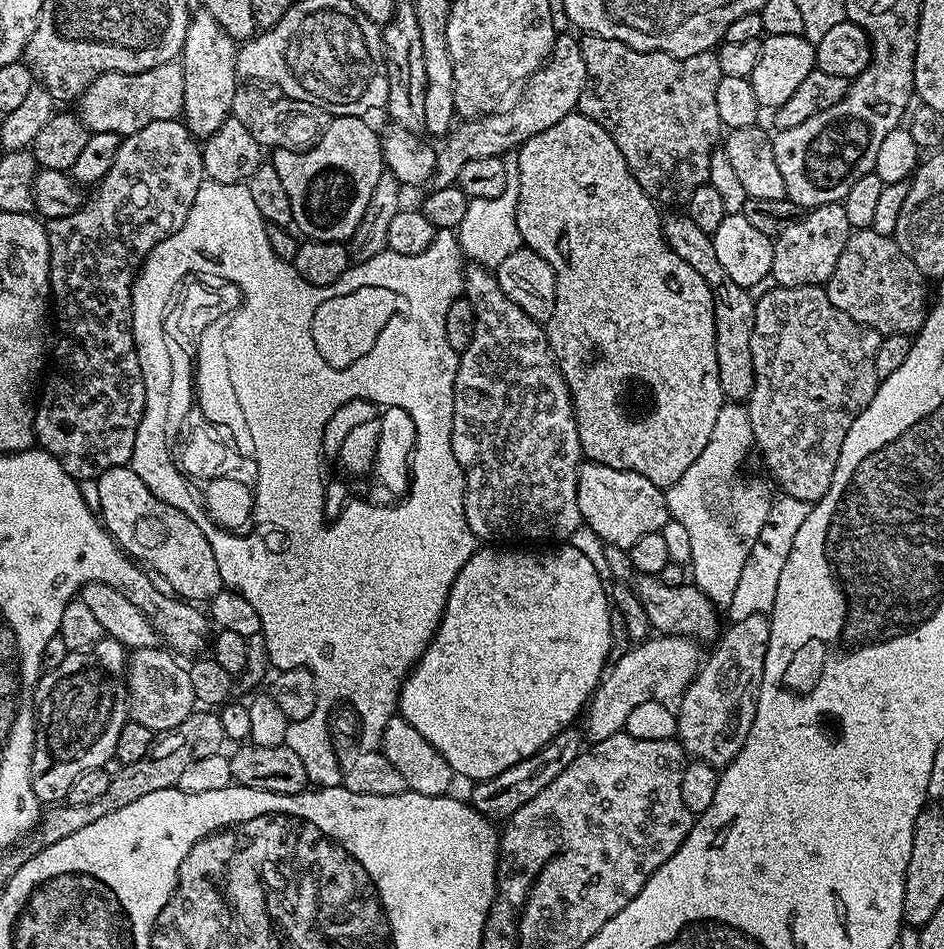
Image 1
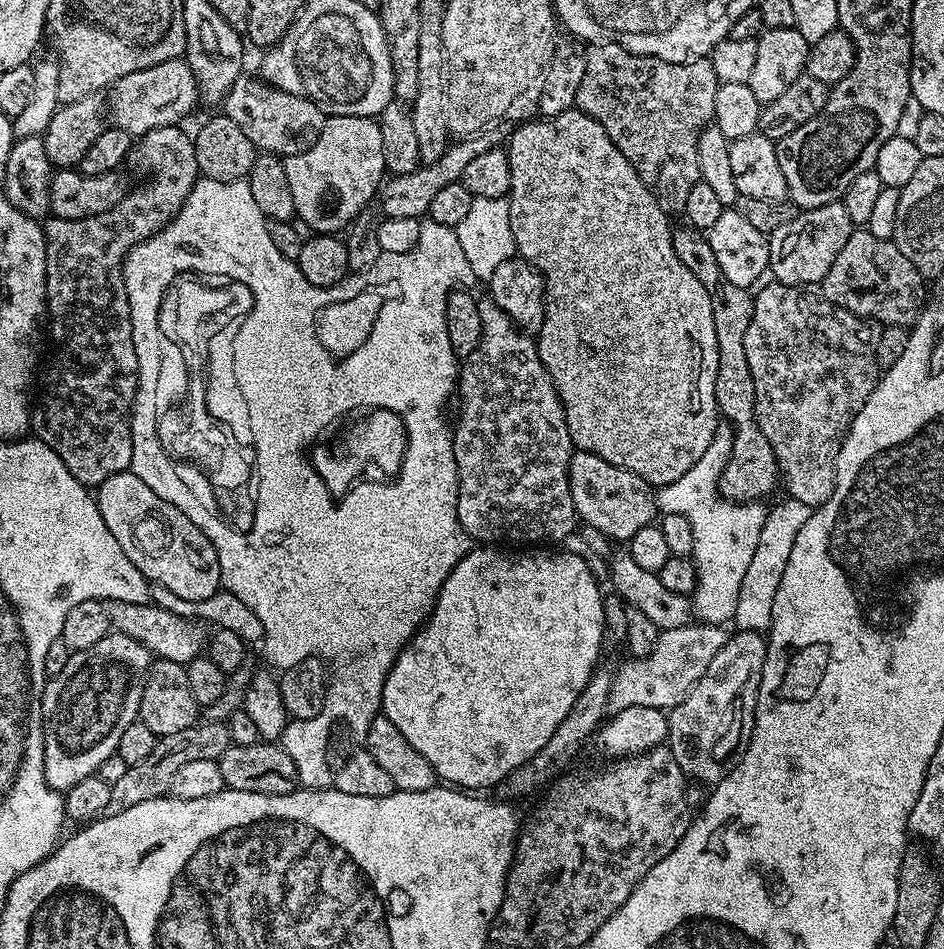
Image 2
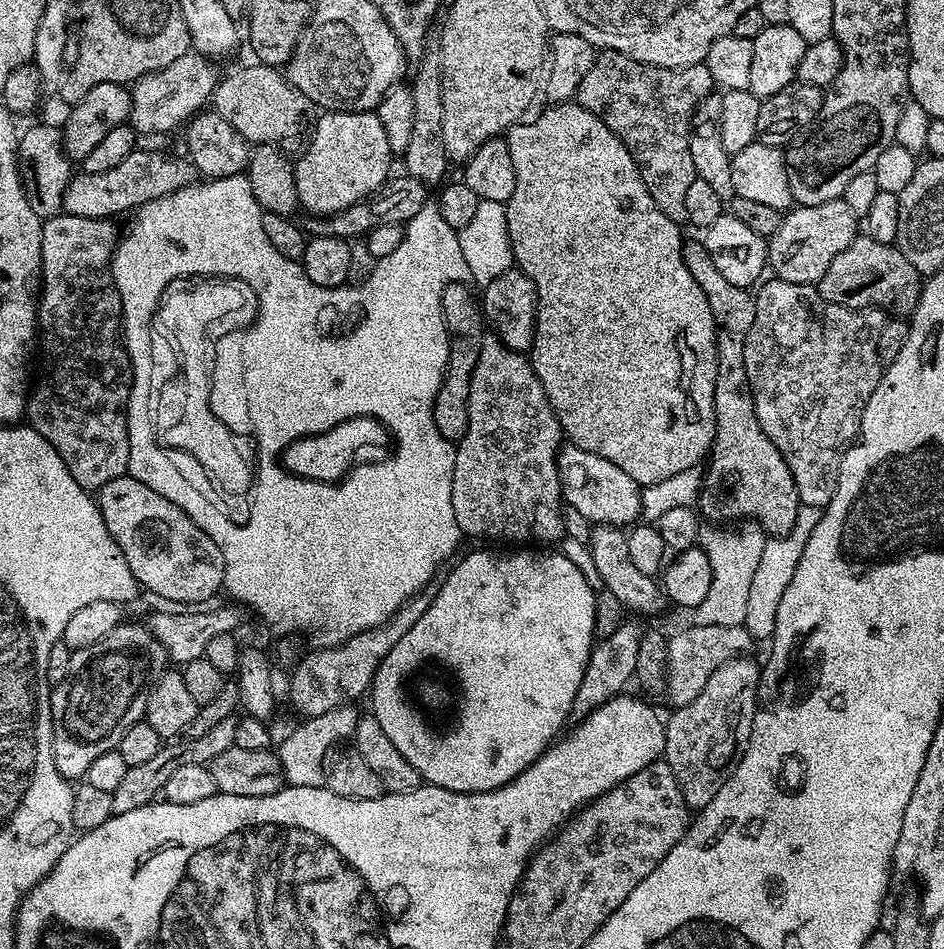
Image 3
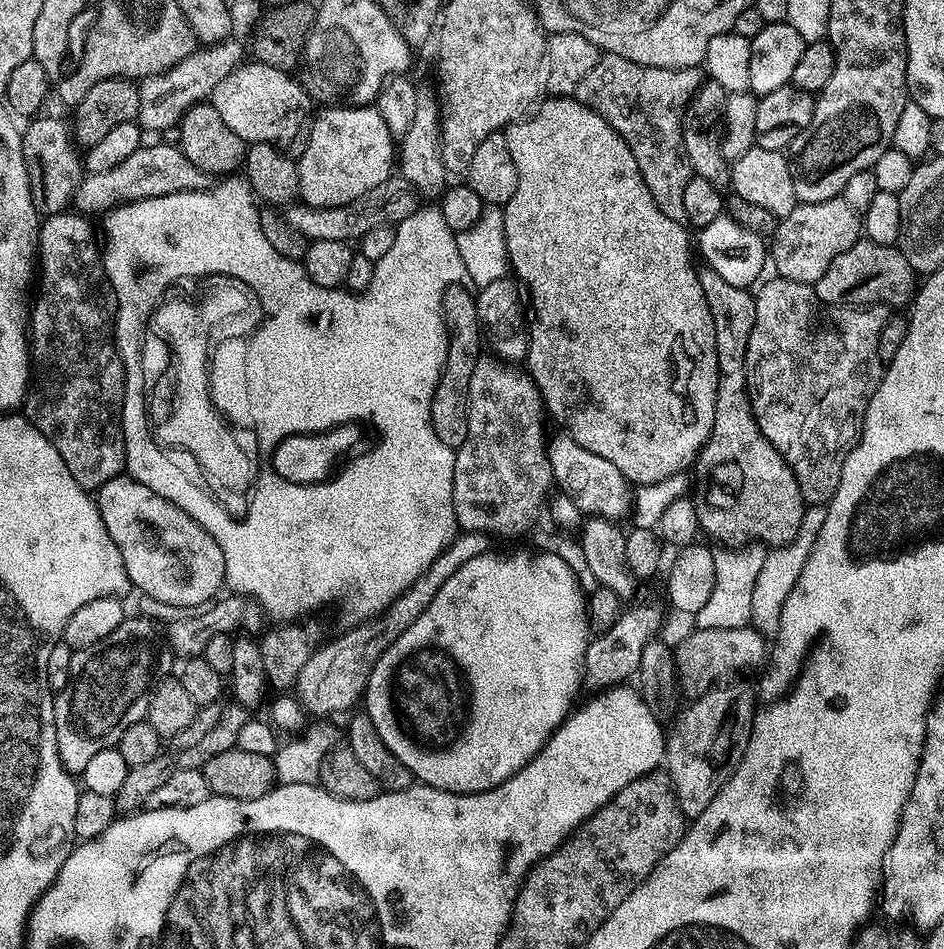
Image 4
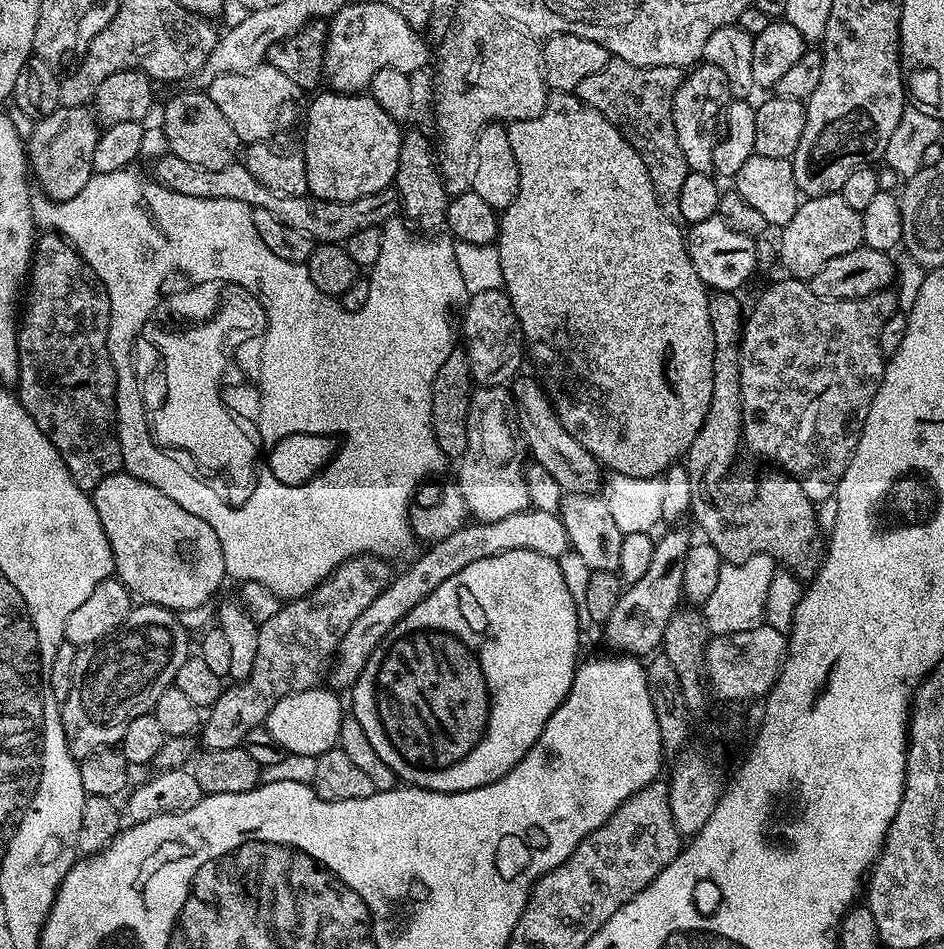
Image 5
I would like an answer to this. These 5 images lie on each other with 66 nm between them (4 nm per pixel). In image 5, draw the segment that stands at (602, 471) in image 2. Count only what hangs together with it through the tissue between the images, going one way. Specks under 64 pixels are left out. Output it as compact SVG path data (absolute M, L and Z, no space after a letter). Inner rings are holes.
M523 376L511 381L510 391L514 401L514 416L518 421L519 435L527 447L528 444L532 447L531 459L545 468L546 473L558 482L564 494L569 492L599 493L602 488L601 464L587 452L582 442L566 434L562 422L552 409L552 401L548 399L543 387L537 381L535 384L530 377Z

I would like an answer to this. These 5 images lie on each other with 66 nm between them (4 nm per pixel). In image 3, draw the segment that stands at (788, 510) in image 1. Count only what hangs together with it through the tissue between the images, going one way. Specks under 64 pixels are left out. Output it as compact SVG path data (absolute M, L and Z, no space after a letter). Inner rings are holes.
M802 506L789 535L771 537L765 541L762 557L759 558L758 567L754 570L753 581L750 582L749 605L746 608L746 618L743 623L753 639L757 641L771 639L774 621L777 618L778 603L781 602L786 586L793 578L802 550L805 548L805 542L808 541L813 526L819 520L819 513L817 508Z

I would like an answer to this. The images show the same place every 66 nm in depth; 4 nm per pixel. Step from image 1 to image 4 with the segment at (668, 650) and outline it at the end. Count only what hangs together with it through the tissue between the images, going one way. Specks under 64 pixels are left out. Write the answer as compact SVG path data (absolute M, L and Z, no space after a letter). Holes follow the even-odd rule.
M752 626L734 630L702 628L693 633L686 644L684 656L682 652L682 688L685 693L703 694L717 682L727 681L724 680L727 676L748 672L751 668L758 667L760 663L763 665L770 652L769 645L767 643L764 645L766 636Z

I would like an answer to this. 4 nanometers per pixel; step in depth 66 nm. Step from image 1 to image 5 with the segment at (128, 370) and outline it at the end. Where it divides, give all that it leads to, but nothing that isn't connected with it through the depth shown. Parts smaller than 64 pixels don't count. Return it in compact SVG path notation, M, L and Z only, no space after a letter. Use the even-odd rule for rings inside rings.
M44 234L34 245L26 300L27 296L28 313L25 316L23 313L16 333L20 351L20 404L26 414L38 422L38 430L51 436L52 444L58 454L62 454L62 462L66 462L66 470L70 470L70 478L74 478L76 485L85 490L94 489L102 478L121 471L124 462L120 439L116 436L116 371L108 353L108 291L79 251L63 236Z

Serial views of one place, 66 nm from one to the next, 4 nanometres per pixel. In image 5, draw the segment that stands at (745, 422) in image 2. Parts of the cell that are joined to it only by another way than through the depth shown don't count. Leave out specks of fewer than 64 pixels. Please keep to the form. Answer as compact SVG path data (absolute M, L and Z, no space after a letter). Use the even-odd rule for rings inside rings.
M716 292L708 297L708 309L710 310L710 326L714 330L714 394L710 398L710 410L706 410L706 418L702 422L702 430L698 430L698 434L694 438L694 442L690 442L686 453L686 467L688 469L690 480L690 516L691 519L696 519L698 527L704 531L703 539L710 546L714 546L714 550L718 550L721 561L726 564L741 564L746 562L746 558L750 558L754 554L770 554L770 558L775 560L777 565L783 566L787 571L791 572L797 580L807 582L816 577L816 569L820 566L822 559L822 529L817 520L817 505L808 497L806 490L802 490L802 486L787 472L779 470L771 470L756 484L756 493L753 494L752 500L748 500L745 504L735 504L734 501L728 500L728 496L724 493L724 479L728 476L728 471L732 468L732 463L736 460L736 455L742 452L742 441L744 438L744 427L742 426L742 370L740 369L740 338L744 331L744 320L742 319L742 312L740 316L740 300L739 295L730 292Z

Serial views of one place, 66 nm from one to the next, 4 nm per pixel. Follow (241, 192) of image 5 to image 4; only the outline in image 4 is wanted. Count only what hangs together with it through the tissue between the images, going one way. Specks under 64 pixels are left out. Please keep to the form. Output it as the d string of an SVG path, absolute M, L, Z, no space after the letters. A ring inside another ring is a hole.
M145 143L138 150L134 150L134 154L126 158L126 162L114 166L114 170L106 170L106 174L85 175L76 191L74 204L80 208L110 210L117 204L130 200L145 200L183 192L206 192L213 184L213 177L198 170L198 166L194 166L194 162L190 162L190 158L186 158L184 151L175 143ZM393 174L386 182L374 186L374 190L366 190L362 198L354 198L354 202L346 202L342 206L310 206L303 202L293 202L283 209L282 214L298 234L302 234L310 242L358 242L369 230L377 226L395 226L401 224L418 207L418 197L403 176Z

